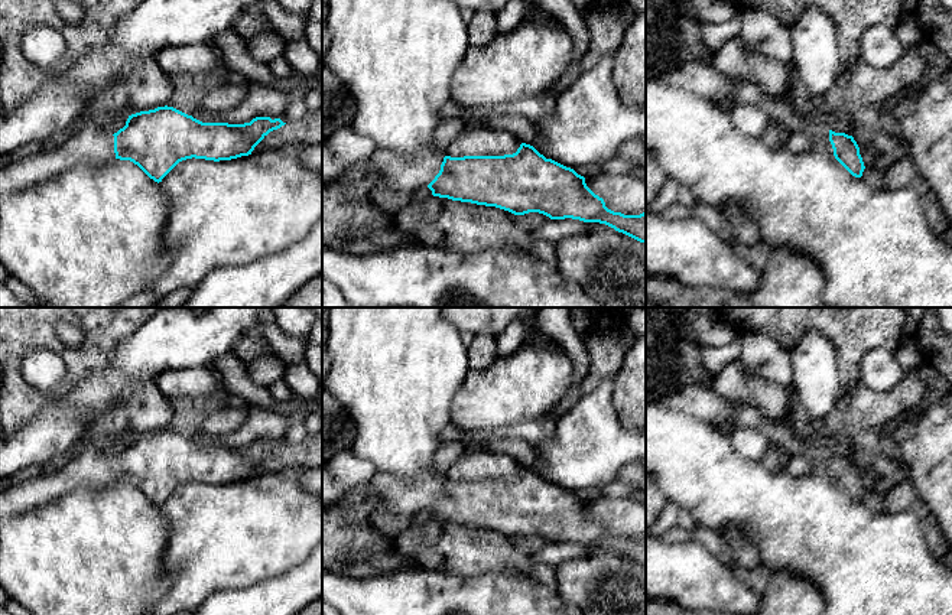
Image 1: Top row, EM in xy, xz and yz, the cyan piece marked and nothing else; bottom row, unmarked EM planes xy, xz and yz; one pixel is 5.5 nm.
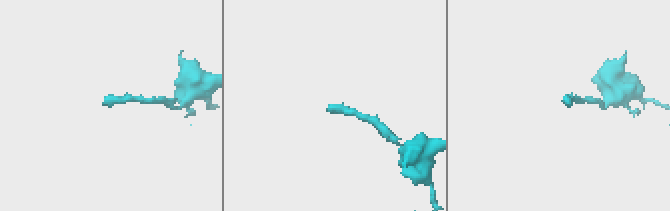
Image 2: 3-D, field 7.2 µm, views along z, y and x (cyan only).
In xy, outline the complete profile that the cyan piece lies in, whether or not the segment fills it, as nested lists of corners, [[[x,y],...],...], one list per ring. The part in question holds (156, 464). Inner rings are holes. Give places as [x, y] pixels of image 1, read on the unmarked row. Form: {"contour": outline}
{"contour": [[[157,430],[129,439],[126,449],[117,456],[108,456],[101,443],[84,445],[74,450],[71,458],[49,474],[36,471],[32,478],[10,484],[0,489],[0,521],[17,514],[46,505],[79,487],[103,487],[113,482],[130,484],[150,502],[162,502],[182,484],[231,484],[248,479],[254,471],[273,453],[285,449],[280,442],[256,440],[250,446],[202,446],[173,430]]]}

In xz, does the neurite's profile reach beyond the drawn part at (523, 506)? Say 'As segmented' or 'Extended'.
Extended

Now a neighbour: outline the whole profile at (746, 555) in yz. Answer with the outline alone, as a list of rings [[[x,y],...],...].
[[[727,527],[721,537],[731,550],[732,560],[740,573],[761,566],[761,554],[758,547],[748,541],[735,527]]]

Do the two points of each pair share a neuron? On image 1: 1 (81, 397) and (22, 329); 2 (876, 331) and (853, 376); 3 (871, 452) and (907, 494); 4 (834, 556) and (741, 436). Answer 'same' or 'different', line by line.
1: different
2: same
3: different
4: different

